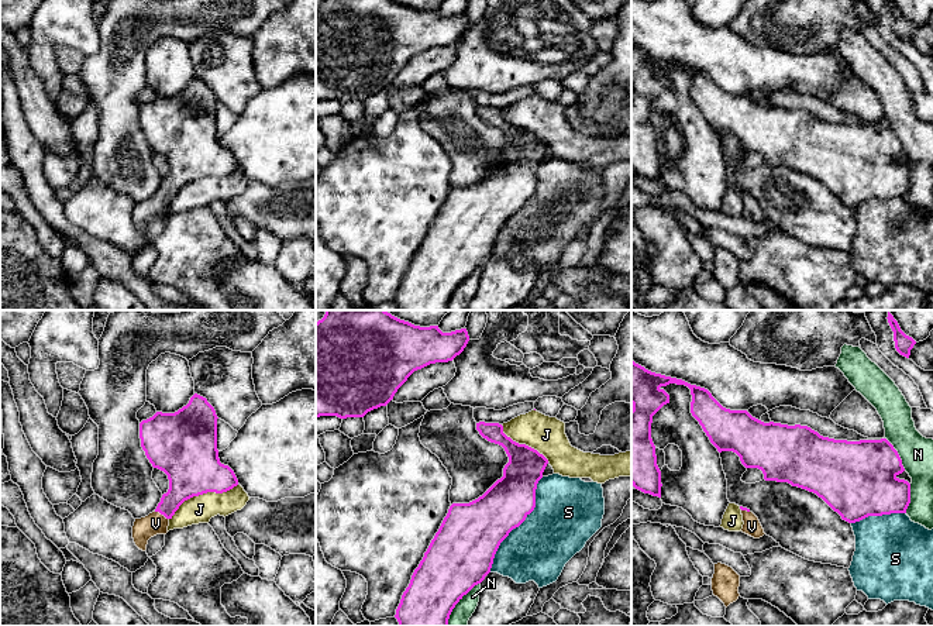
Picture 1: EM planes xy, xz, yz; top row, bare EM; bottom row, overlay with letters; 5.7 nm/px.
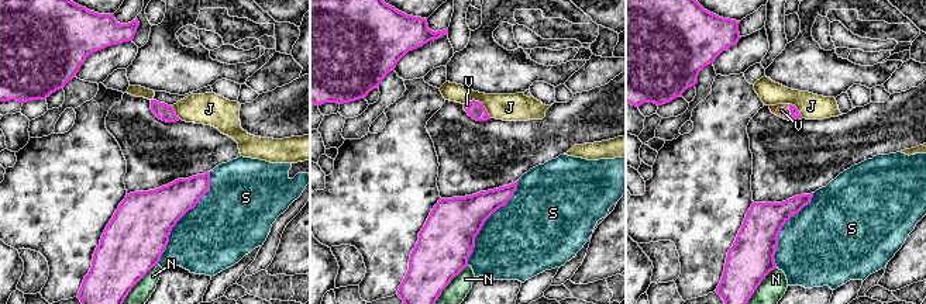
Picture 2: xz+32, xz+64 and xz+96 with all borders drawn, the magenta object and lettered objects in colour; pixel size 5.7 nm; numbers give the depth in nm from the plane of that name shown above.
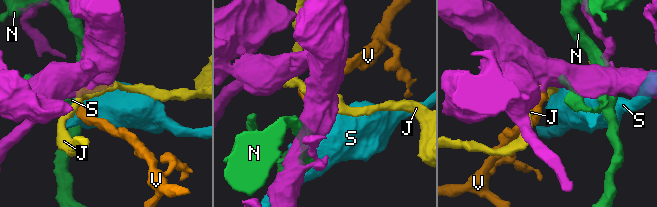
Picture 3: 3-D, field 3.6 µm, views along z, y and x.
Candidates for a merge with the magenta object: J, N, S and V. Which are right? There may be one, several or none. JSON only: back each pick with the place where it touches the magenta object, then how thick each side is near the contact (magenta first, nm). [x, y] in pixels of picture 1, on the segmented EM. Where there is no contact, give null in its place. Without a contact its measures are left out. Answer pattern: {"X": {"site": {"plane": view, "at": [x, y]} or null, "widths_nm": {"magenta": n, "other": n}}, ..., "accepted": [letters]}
{"V": {"site": {"plane": "xy", "at": [162, 513]}, "widths_nm": {"magenta": 220, "other": 130}}, "accepted": ["V"]}

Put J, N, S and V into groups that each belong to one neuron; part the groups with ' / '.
J / N / S / V

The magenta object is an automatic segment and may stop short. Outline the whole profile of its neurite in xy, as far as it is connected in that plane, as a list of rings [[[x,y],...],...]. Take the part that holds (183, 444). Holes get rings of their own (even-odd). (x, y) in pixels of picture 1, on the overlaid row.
[[[194,393],[189,403],[178,412],[156,412],[140,423],[141,447],[147,458],[169,479],[169,489],[162,495],[156,509],[134,522],[132,539],[140,550],[147,550],[151,537],[168,533],[169,520],[185,501],[207,492],[223,493],[238,485],[234,471],[221,464],[218,458],[217,419],[216,410],[207,399]]]

